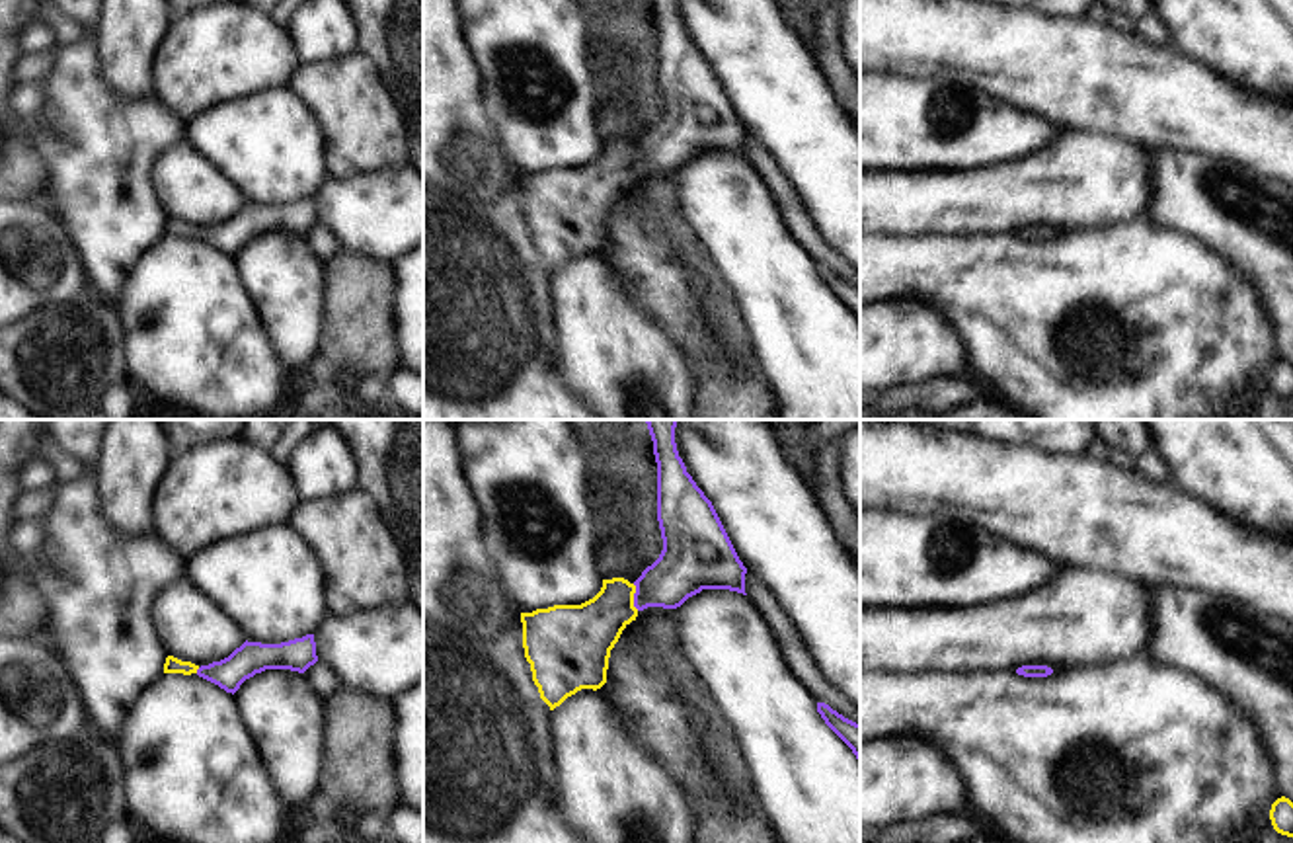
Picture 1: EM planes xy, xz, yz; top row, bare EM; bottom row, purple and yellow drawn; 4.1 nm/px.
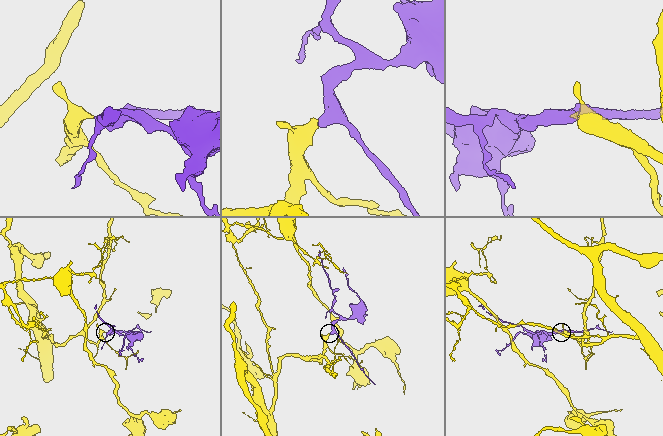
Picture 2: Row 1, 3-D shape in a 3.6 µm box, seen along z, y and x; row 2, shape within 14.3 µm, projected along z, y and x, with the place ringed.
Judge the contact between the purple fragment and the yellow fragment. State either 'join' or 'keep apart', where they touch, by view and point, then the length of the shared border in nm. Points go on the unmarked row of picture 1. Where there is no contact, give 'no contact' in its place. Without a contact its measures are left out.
join; contact xz (634, 160); length 110 nm

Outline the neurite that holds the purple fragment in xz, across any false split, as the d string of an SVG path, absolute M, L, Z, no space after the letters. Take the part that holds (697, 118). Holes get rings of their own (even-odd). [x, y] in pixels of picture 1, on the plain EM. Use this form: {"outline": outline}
{"outline": "M651 0L651 4L657 25L657 84L663 101L659 121L634 146L624 140L603 142L601 154L581 168L554 168L521 176L525 221L540 261L550 273L581 252L597 254L607 246L610 213L640 174L647 170L677 172L702 152L729 152L747 158L747 131L712 64L686 35L675 0Z"}

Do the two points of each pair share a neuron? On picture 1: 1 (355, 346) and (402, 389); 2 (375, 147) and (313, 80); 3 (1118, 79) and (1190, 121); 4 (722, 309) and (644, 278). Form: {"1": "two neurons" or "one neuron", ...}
{"1": "two neurons", "2": "one neuron", "3": "one neuron", "4": "two neurons"}

